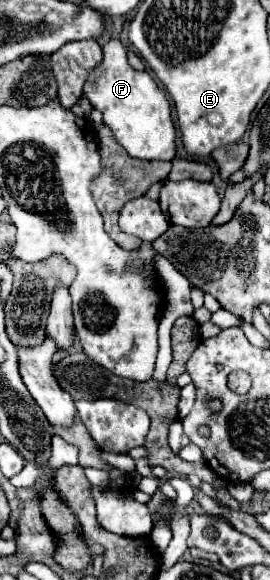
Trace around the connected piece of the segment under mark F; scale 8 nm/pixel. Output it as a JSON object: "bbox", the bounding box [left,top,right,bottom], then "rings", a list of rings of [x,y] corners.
{"bbox":[84,40,176,160],"rings":[[[108,40],[102,46],[102,62],[88,72],[84,98],[92,108],[100,110],[104,124],[114,132],[126,152],[140,160],[172,160],[176,132],[170,116],[170,102],[148,72],[130,68],[126,50],[120,40]]]}

